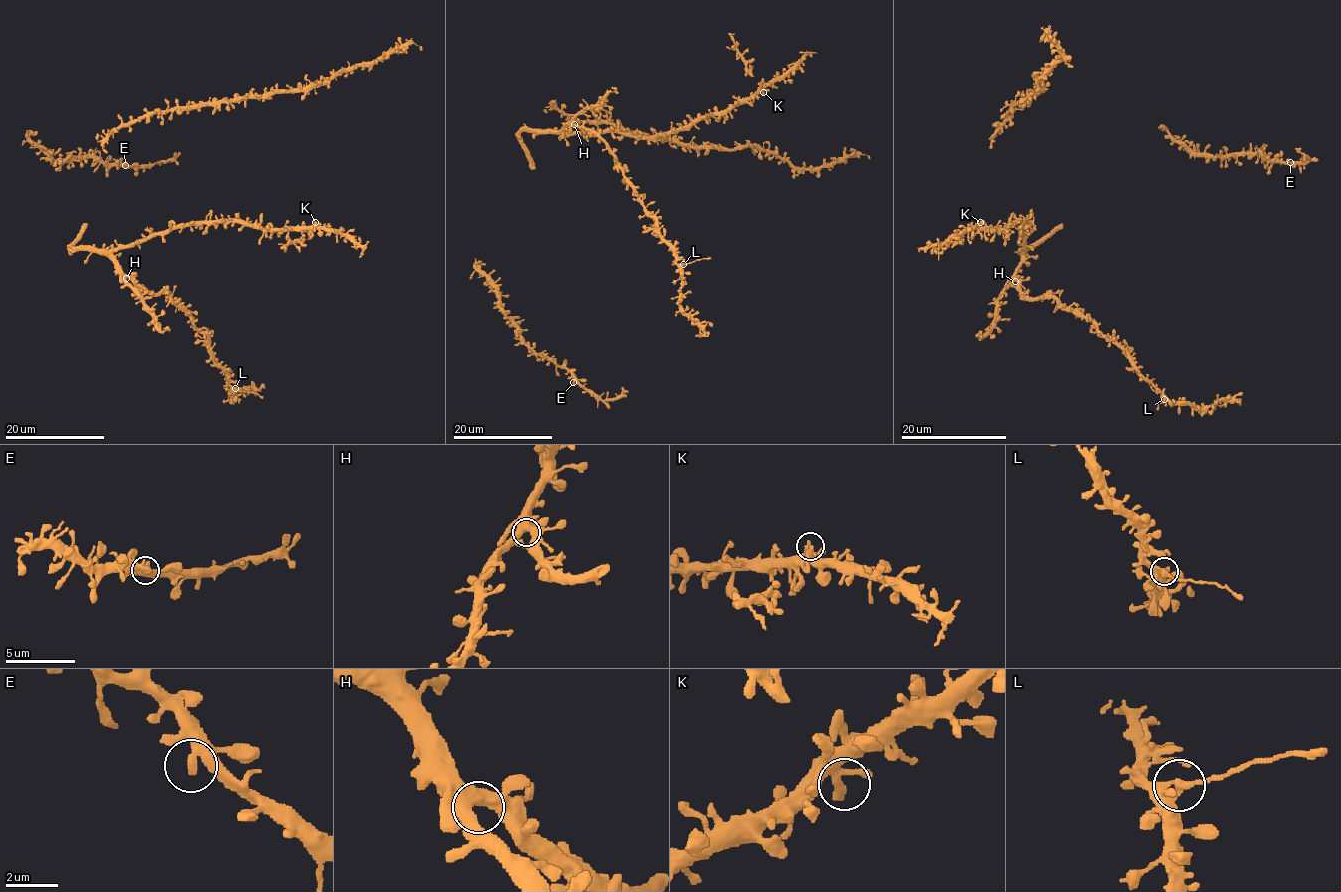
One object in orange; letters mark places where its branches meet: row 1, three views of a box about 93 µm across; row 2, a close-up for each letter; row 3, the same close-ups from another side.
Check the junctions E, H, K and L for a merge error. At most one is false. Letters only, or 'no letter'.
L

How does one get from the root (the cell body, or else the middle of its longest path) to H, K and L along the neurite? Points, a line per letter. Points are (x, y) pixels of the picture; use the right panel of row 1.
H: (1023, 233), (1023, 258), (1015, 281)
K: (1023, 233), (1027, 222), (1015, 222), (1005, 229), (982, 229), (980, 222)
L: (1023, 233), (1023, 258), (1016, 272), (1020, 289), (1029, 297), (1053, 297), (1085, 316), (1125, 353), (1164, 399)

